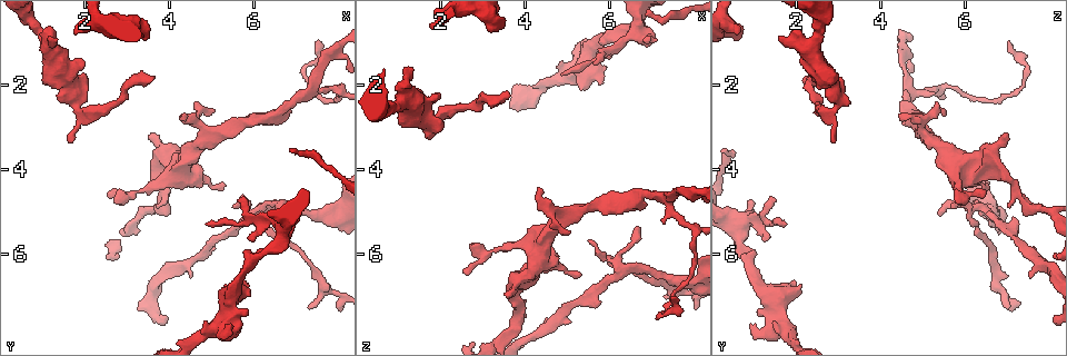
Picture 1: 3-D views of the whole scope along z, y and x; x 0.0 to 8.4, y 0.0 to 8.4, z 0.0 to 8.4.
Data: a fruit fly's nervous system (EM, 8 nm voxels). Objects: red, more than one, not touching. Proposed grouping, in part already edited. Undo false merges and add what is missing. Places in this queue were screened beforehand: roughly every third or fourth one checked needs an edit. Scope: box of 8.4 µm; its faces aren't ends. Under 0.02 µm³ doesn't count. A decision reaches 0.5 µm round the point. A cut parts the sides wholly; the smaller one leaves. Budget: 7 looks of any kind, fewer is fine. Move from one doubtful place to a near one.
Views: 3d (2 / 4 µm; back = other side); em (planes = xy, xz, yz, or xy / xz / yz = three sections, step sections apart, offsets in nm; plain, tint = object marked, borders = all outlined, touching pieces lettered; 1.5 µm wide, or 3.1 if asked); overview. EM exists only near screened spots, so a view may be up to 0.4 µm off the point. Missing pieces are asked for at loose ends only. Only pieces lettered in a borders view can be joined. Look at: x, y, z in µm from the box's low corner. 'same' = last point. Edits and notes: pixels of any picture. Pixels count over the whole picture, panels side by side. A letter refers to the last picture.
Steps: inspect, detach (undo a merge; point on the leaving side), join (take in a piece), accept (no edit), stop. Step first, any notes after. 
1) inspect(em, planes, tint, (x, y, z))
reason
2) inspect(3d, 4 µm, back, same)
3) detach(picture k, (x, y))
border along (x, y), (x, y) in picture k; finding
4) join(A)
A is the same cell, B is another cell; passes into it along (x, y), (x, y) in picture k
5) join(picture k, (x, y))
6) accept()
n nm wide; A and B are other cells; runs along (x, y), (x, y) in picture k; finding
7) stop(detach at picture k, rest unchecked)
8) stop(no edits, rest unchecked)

inspect(3d, 2 µm, (7.30, 7.25, 7.05))
tapers out

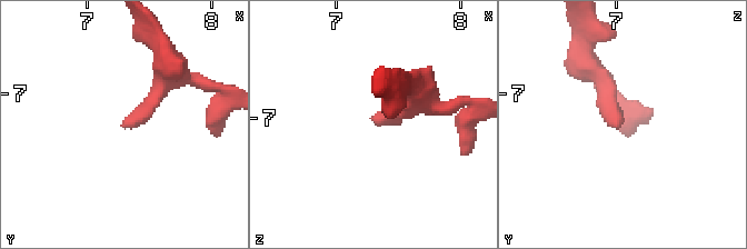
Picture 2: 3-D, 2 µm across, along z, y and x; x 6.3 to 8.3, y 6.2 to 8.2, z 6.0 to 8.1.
inspect(em, planes, tint, (7.32, 7.26, 7.04))
now the EM

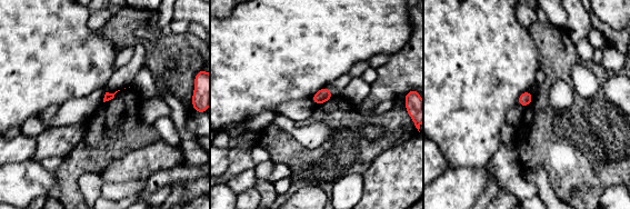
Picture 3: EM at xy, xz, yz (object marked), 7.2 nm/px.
inspect(em, planes, borders, same)

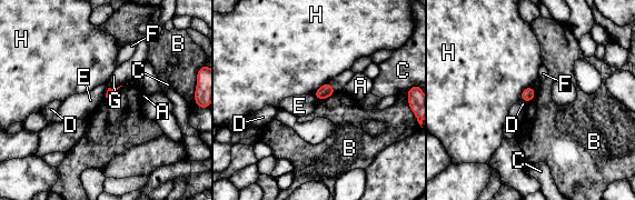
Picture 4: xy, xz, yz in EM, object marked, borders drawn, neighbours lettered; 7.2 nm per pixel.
accept()
A, B, C, D, E, F, G and H are other cells; border along (122, 86), (115, 93), (106, 98) in picture 4; none of them fits

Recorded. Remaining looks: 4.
inspect(3d, 4 µm, (7.50, 0.95, 6.95))
branch stops here

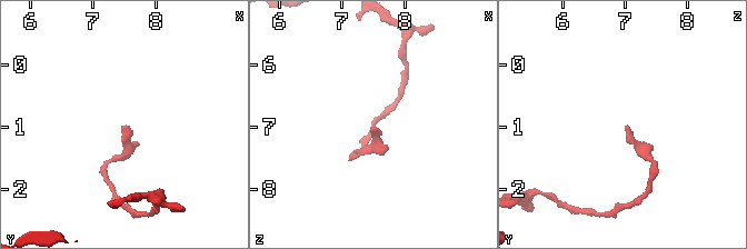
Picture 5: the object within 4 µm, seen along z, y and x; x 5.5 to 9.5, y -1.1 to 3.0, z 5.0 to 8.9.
inspect(em, planes, borders, (7.55, 0.95, 6.95))
shape alone is not enough

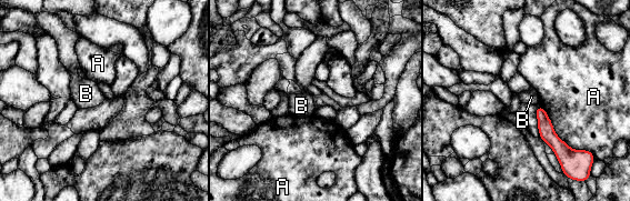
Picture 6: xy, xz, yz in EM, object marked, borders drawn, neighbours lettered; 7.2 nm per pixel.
accept()
90 nm wide; A and B are other cells; none of them fits

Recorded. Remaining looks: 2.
stop(no edits, rest unchecked)

